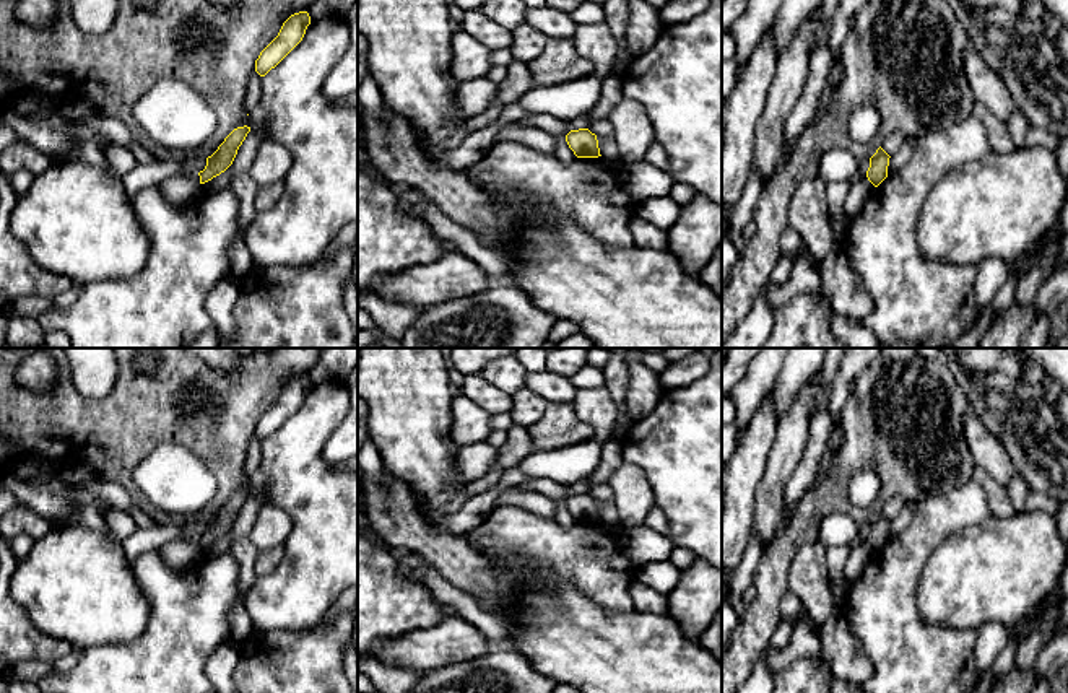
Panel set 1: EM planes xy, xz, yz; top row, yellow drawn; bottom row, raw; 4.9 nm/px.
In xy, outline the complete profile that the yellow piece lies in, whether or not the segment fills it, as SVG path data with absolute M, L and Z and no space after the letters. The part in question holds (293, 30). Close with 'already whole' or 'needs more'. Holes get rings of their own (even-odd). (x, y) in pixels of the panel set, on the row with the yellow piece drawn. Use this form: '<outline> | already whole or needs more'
M307 11L291 15L281 26L278 36L260 52L255 72L265 76L275 68L304 37L310 16Z | already whole

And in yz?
M881 146L870 158L866 177L875 187L878 187L888 177L889 158L891 156Z | already whole

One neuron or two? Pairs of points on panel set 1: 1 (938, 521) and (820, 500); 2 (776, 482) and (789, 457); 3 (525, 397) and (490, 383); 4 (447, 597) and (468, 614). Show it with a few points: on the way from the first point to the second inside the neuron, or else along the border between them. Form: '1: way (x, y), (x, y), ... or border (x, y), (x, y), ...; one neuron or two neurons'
1: border (953, 488), (929, 495), (917, 503); two neurons
2: way (776, 475), (782, 464); one neuron
3: way (517, 397), (511, 397), (498, 384); one neuron
4: way (452, 597), (464, 609); one neuron

